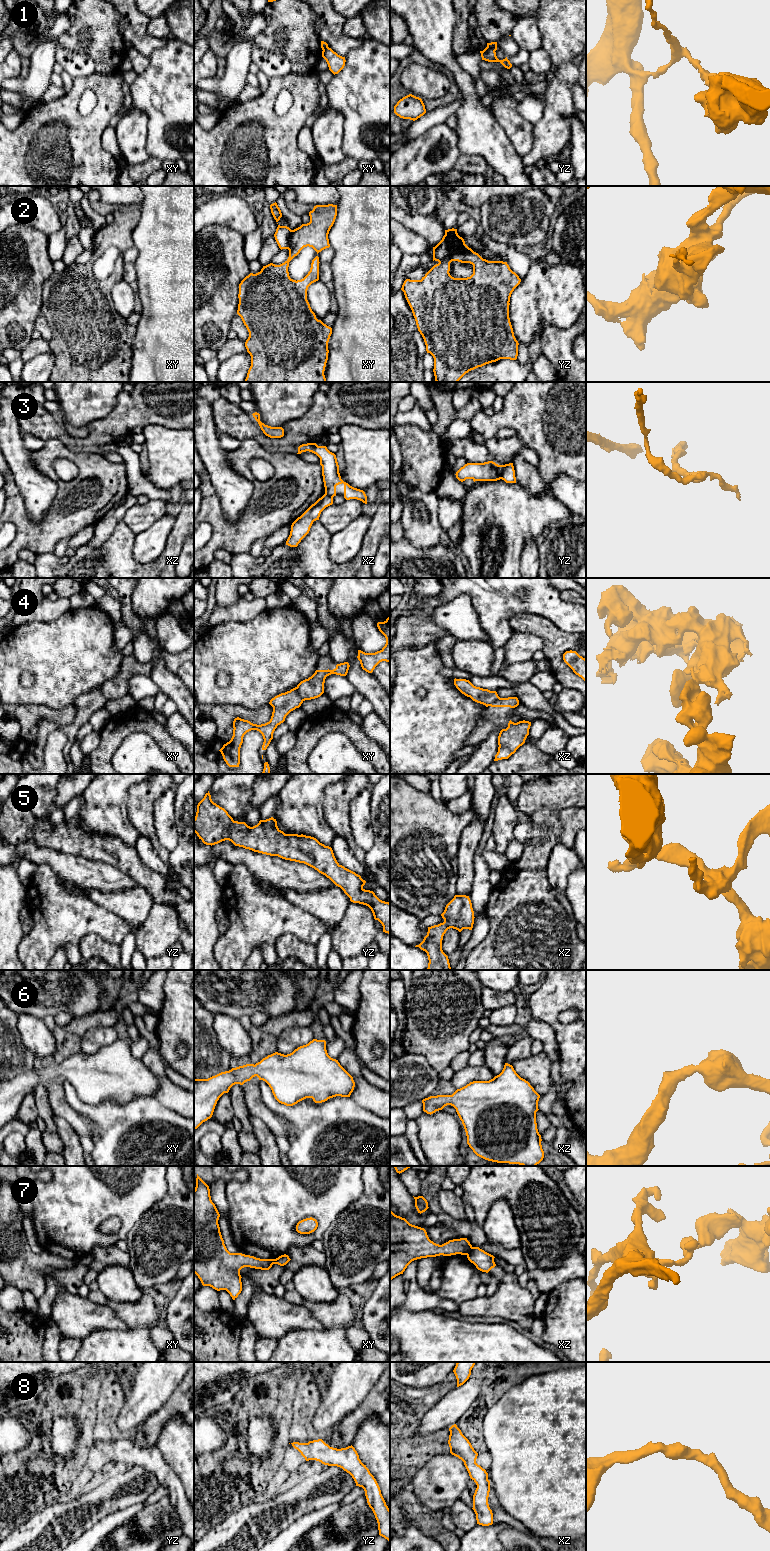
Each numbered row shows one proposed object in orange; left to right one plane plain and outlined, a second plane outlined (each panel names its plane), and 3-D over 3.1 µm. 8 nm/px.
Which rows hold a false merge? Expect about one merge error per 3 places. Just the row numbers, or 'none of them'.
1, 2, 3, 4, 7

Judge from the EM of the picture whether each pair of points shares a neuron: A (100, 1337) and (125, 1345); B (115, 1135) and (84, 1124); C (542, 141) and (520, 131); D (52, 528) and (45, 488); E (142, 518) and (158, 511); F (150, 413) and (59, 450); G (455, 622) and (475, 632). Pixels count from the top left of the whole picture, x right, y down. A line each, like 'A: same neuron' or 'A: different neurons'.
A: same neuron
B: different neurons
C: different neurons
D: different neurons
E: same neuron
F: different neurons
G: same neuron

